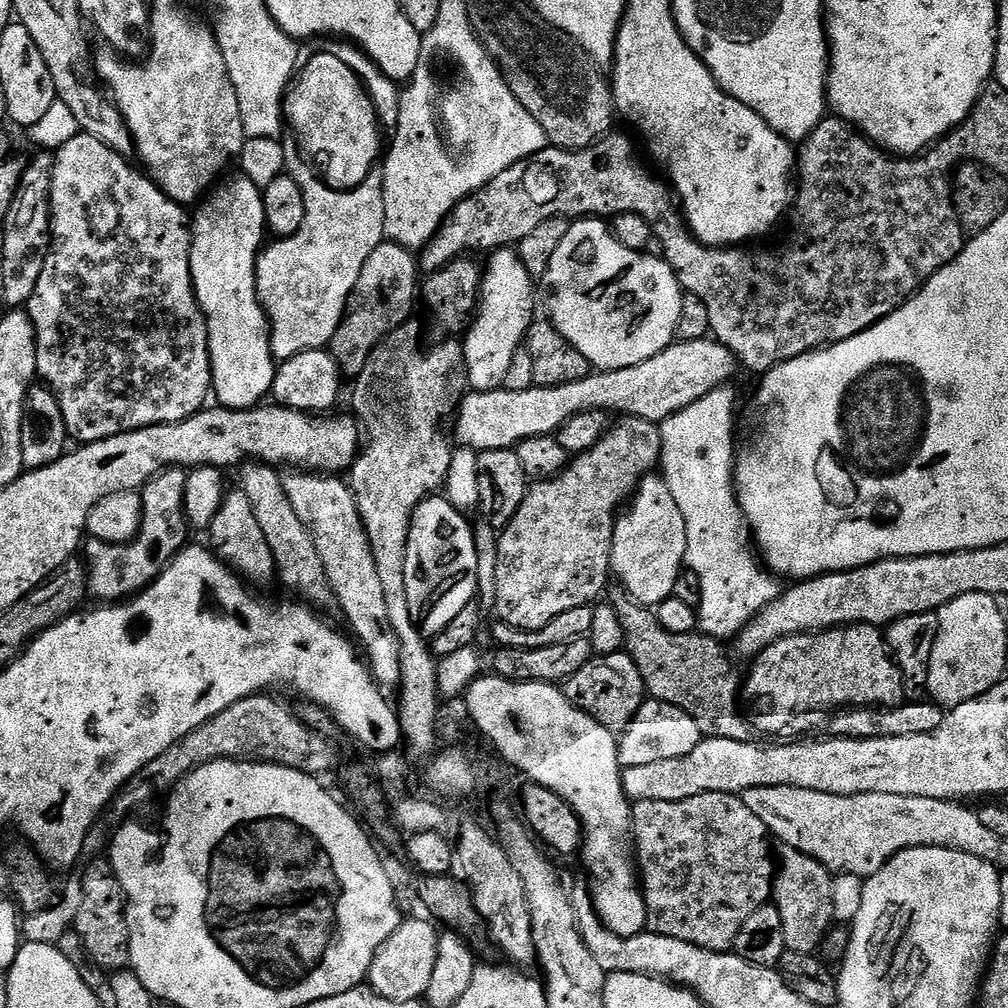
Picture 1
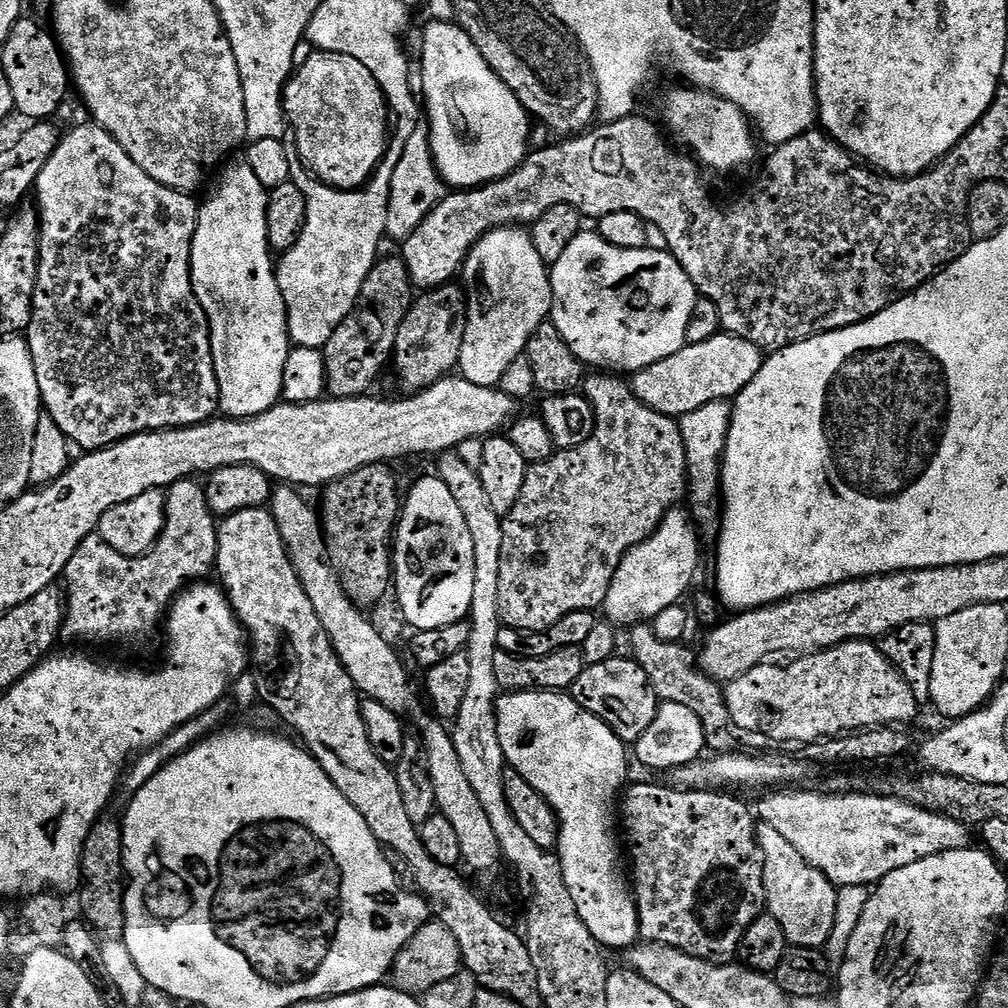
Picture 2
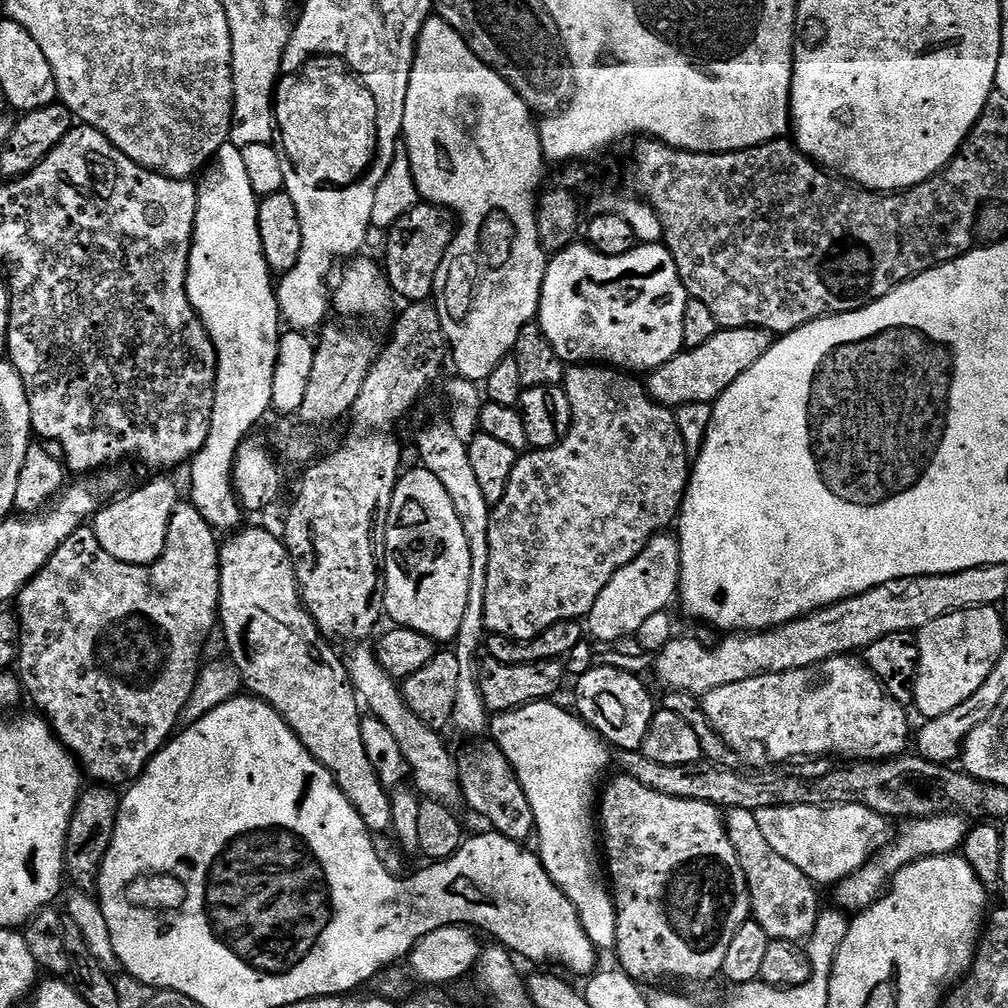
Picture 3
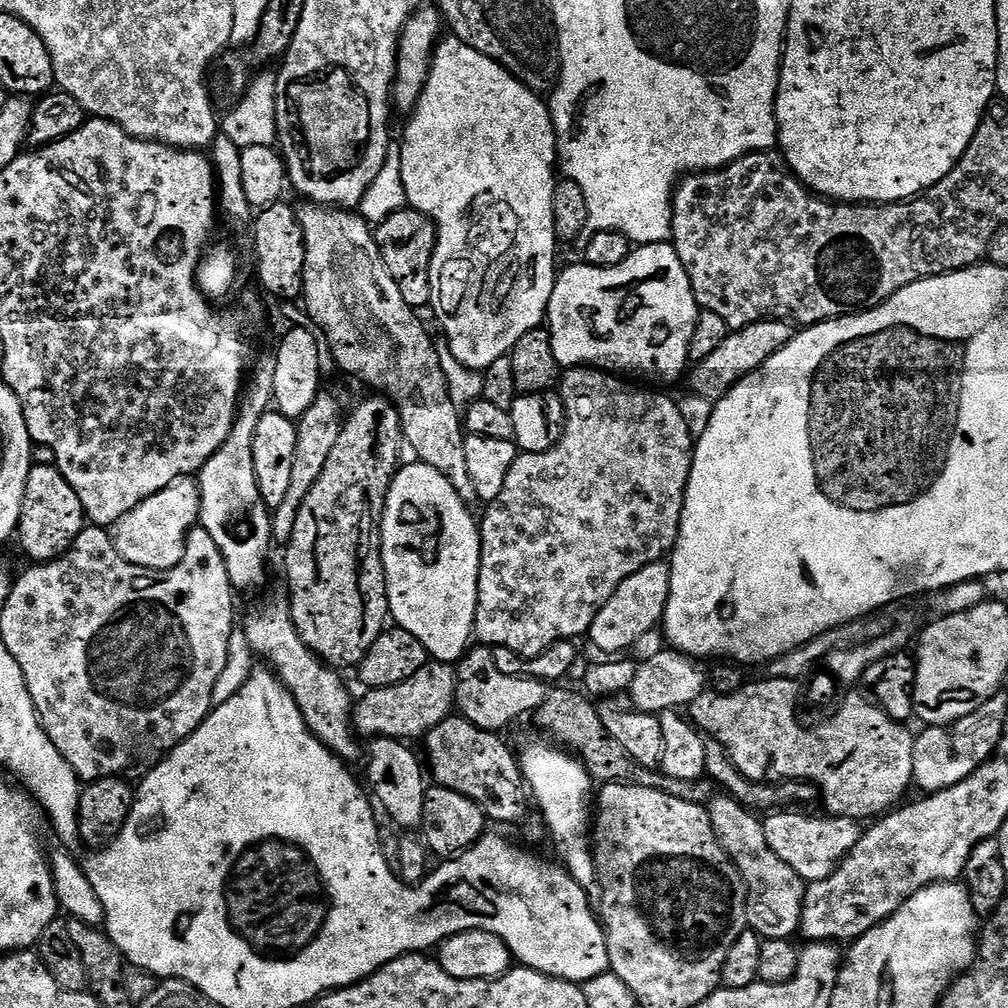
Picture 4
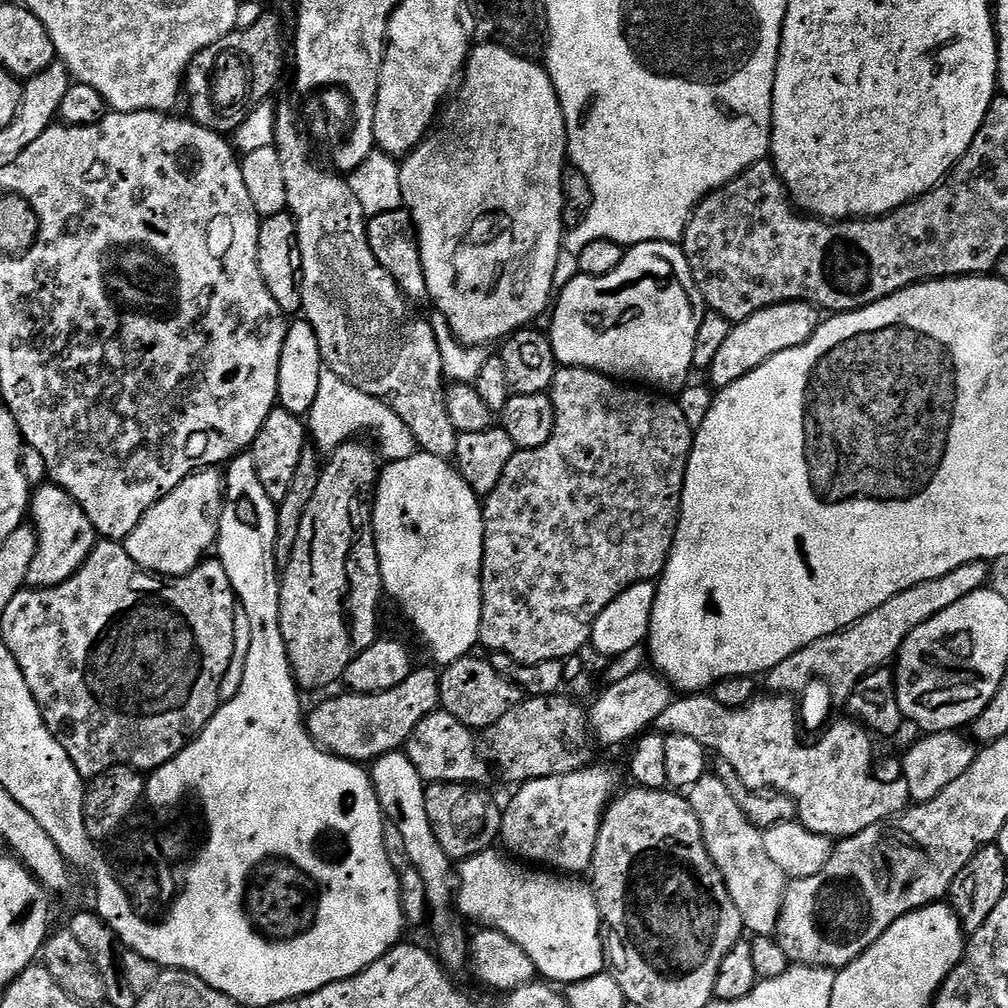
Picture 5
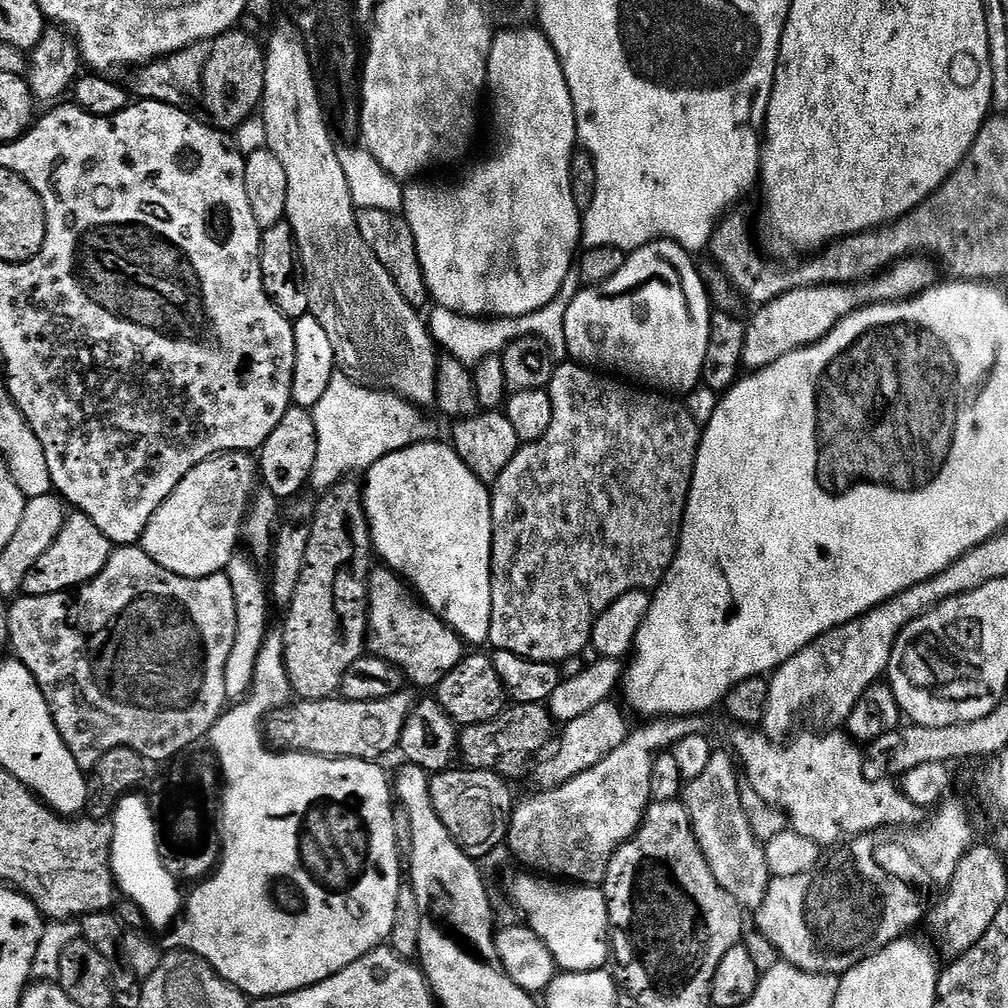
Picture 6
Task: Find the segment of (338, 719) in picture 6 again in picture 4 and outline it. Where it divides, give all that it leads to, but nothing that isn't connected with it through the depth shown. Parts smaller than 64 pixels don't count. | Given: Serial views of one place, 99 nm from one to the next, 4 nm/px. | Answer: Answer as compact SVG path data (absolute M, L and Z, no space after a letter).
M429 662L418 670L418 674L414 674L414 678L406 678L406 682L374 688L363 694L365 696L355 701L352 710L352 726L361 737L412 742L415 736L427 736L434 726L438 726L438 722L453 715L456 669L448 662Z

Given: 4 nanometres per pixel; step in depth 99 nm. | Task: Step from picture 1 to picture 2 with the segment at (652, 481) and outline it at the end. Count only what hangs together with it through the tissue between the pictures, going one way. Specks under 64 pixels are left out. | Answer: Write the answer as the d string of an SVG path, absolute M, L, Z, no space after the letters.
M673 506L662 518L656 531L647 536L642 543L631 548L622 558L614 578L610 582L610 590L606 594L602 605L603 619L609 625L620 624L635 625L637 622L651 621L653 616L662 614L670 606L681 603L685 598L684 591L692 584L696 571L700 568L700 540L696 537L696 528L688 521L688 516L683 512L683 507Z

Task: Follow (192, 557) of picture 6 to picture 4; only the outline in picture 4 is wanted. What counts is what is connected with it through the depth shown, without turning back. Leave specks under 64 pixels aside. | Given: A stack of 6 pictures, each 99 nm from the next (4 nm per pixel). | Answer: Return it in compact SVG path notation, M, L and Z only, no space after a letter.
M183 476L166 490L146 498L130 514L122 514L118 522L112 525L110 535L118 554L134 566L150 570L166 570L182 562L184 547L193 528L200 519L200 485L192 476Z

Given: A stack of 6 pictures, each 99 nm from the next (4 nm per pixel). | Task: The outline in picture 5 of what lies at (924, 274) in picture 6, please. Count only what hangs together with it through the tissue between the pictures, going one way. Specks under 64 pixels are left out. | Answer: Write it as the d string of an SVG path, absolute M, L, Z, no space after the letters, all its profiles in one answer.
M801 300L766 306L754 314L750 314L750 318L733 323L730 338L726 338L726 342L718 349L718 354L712 363L711 387L716 390L729 388L738 378L750 374L770 358L791 348L802 346L813 336L821 323L822 316L816 305L807 304Z

